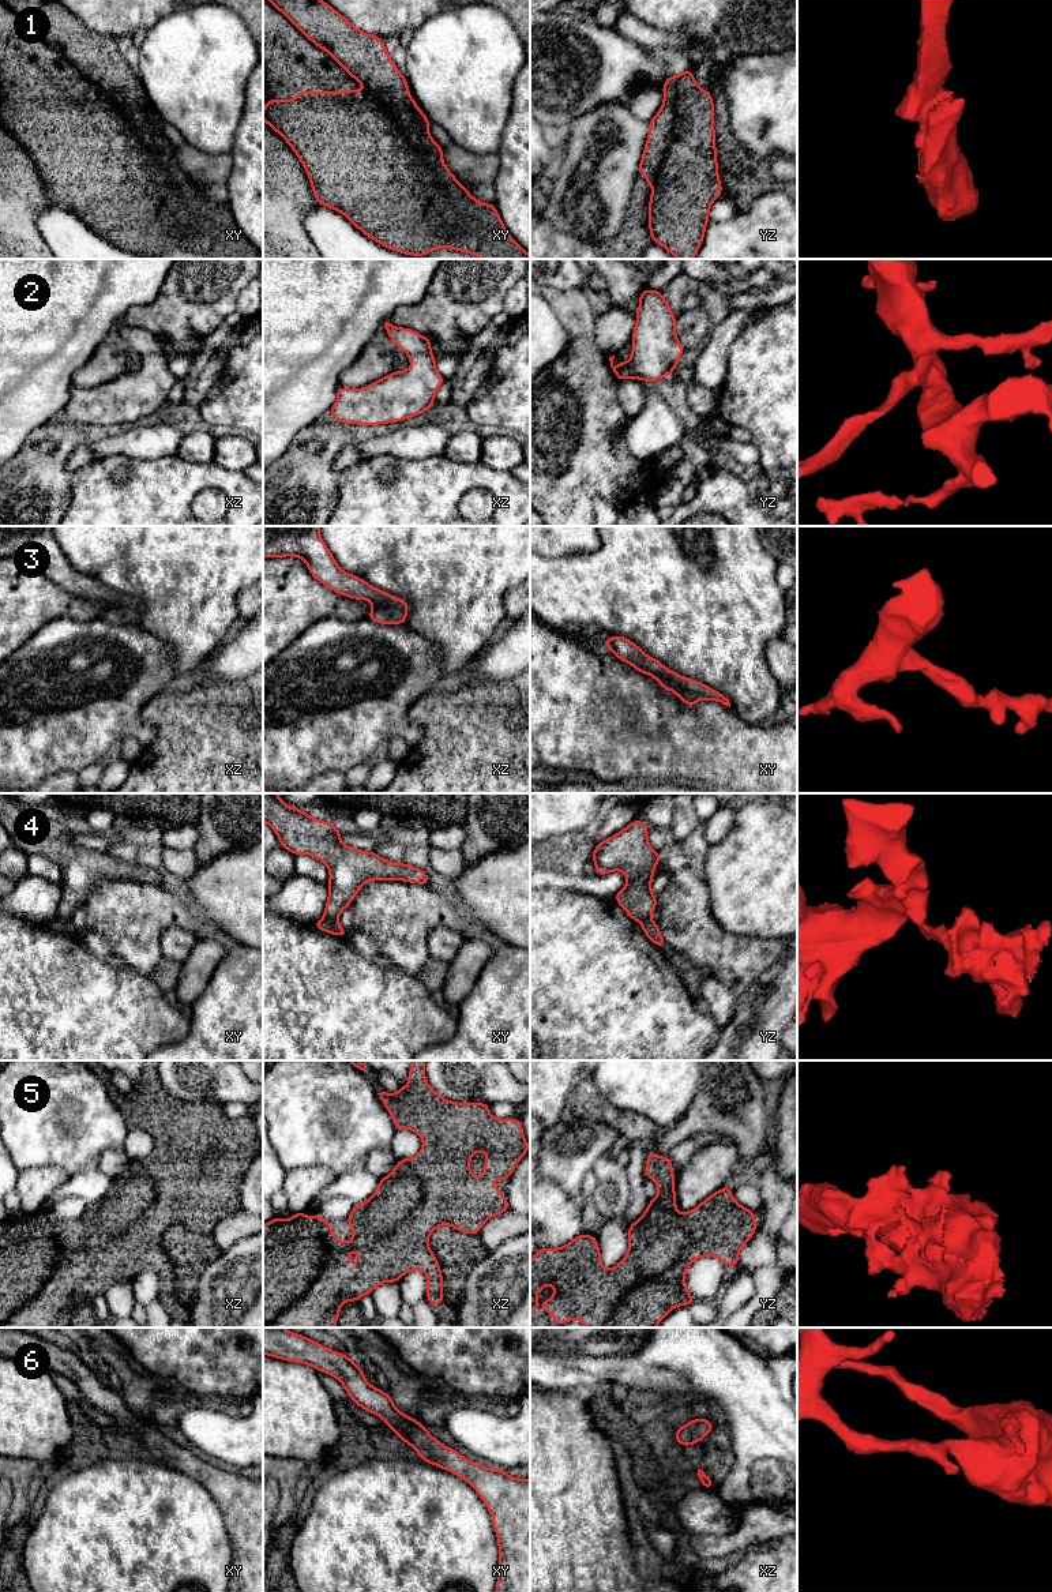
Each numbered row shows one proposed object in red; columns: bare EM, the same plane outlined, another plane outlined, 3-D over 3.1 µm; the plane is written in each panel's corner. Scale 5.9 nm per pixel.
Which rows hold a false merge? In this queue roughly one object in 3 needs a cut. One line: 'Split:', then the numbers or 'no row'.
Split: 1, 4

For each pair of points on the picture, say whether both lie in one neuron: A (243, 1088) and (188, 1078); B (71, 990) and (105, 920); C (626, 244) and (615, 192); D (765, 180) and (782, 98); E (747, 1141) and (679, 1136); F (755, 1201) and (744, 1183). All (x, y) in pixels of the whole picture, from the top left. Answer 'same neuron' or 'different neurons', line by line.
A: same neuron
B: different neurons
C: different neurons
D: different neurons
E: same neuron
F: same neuron

